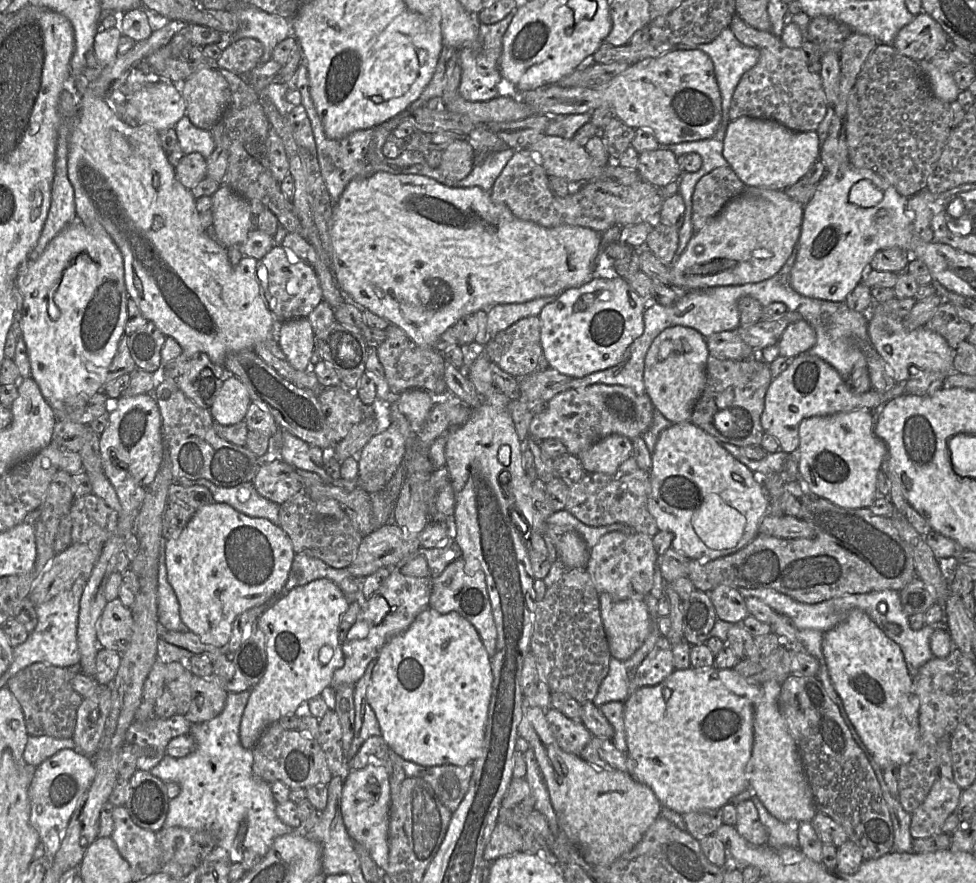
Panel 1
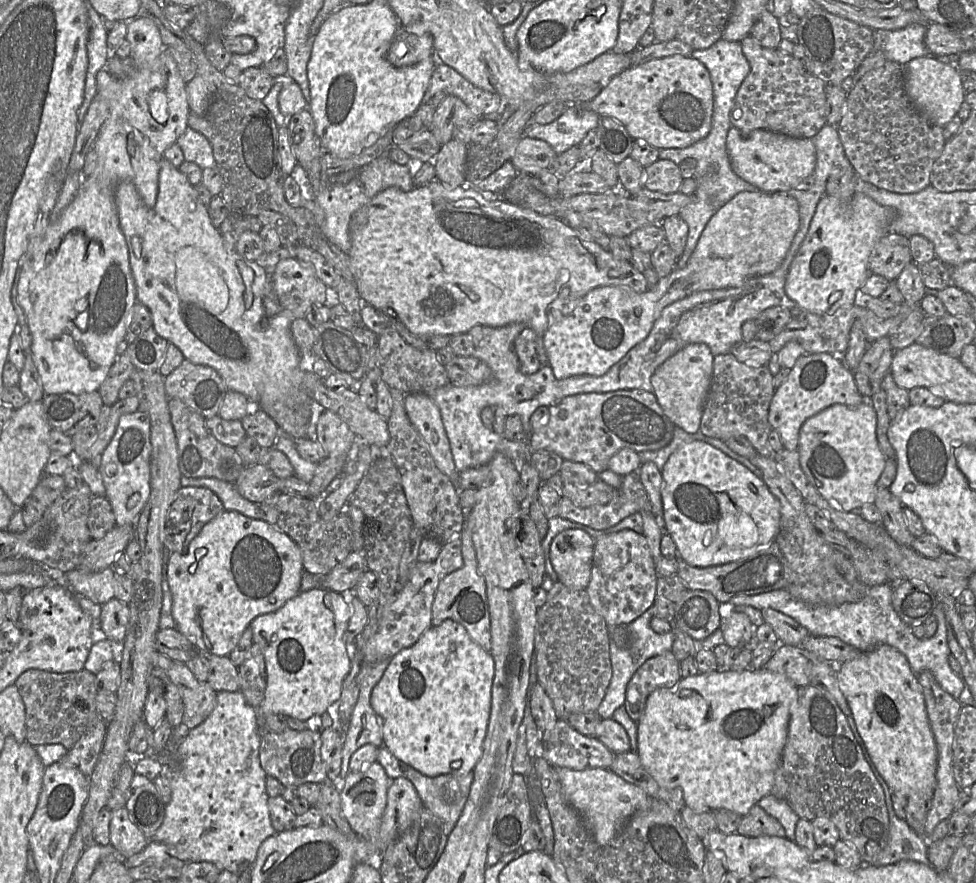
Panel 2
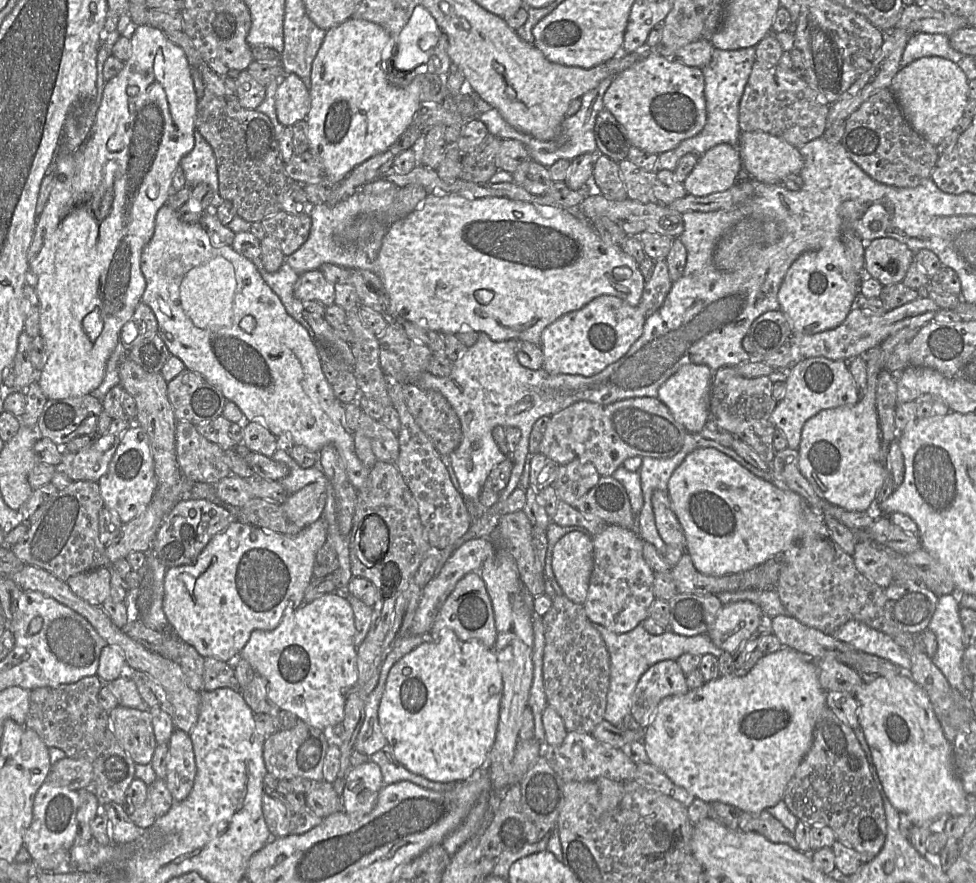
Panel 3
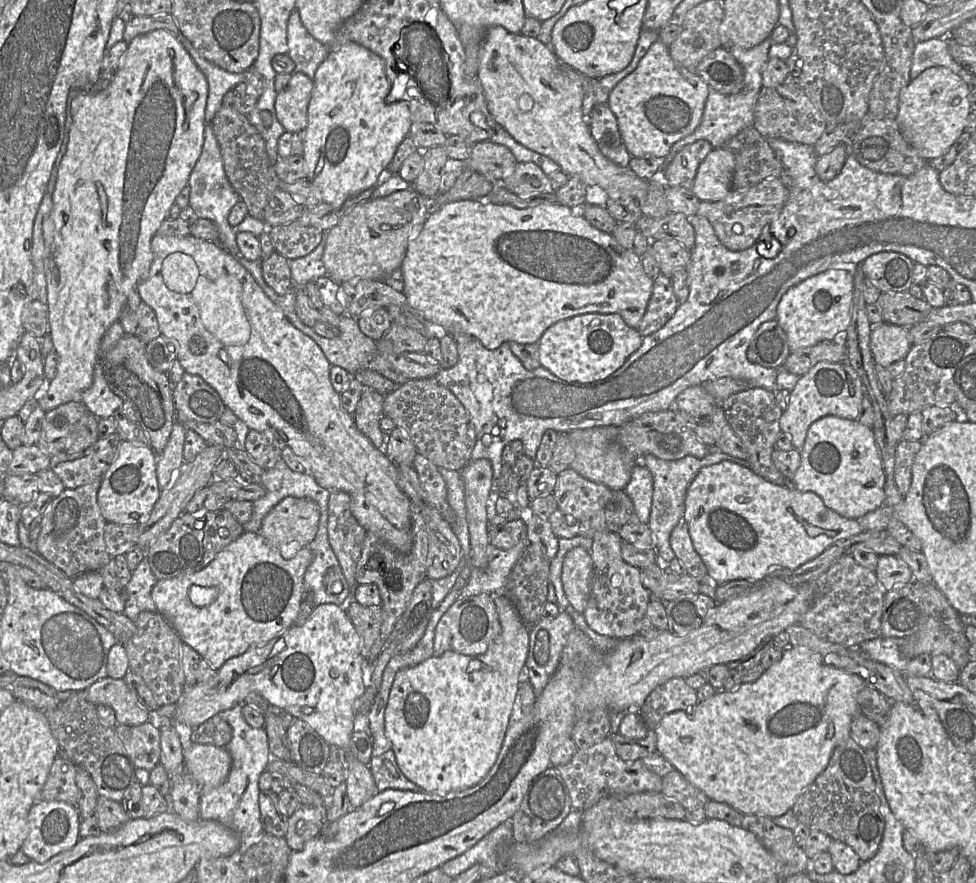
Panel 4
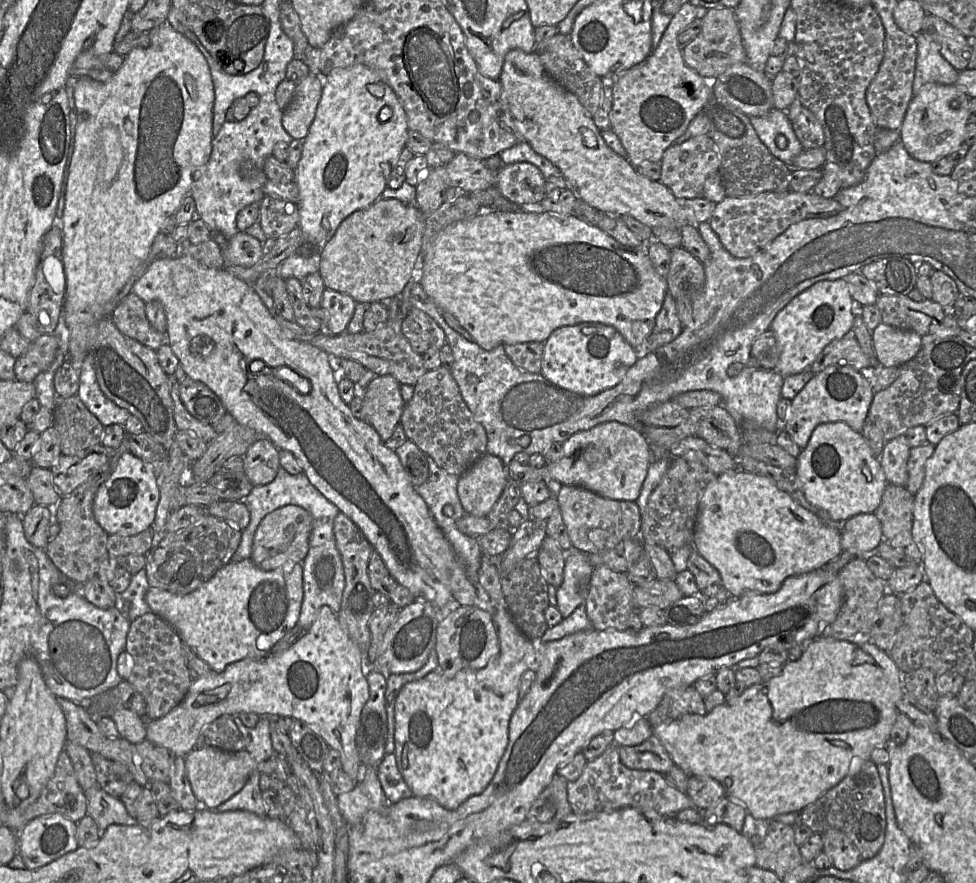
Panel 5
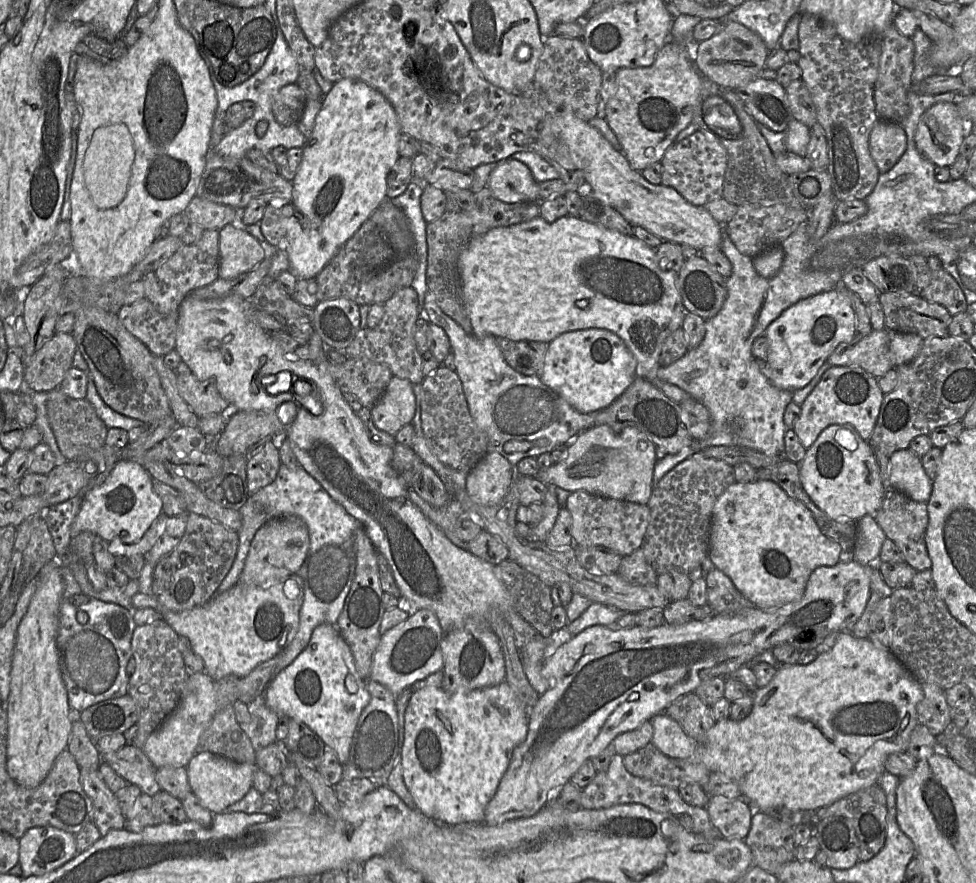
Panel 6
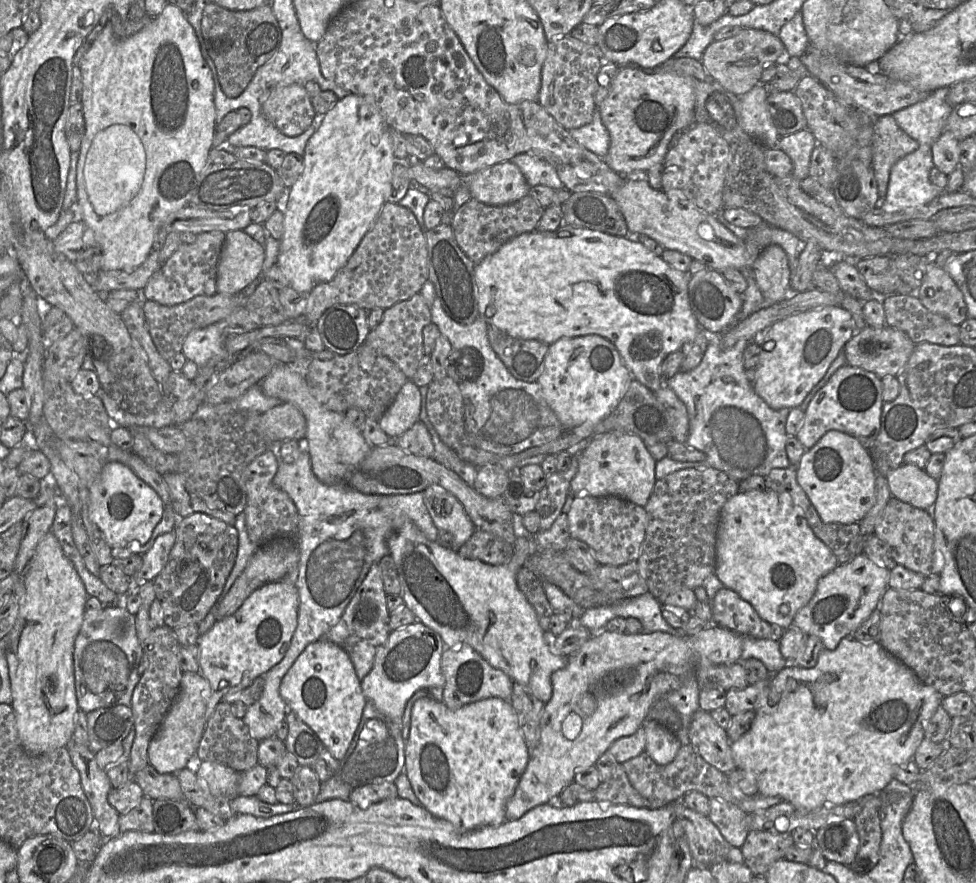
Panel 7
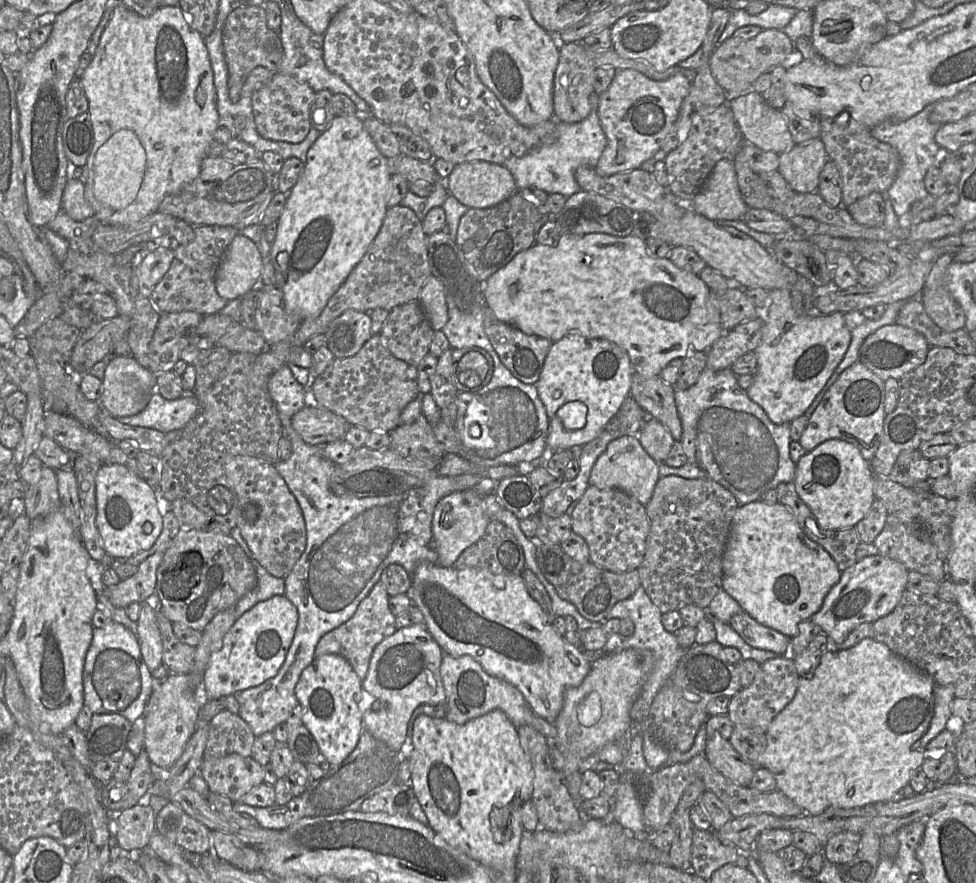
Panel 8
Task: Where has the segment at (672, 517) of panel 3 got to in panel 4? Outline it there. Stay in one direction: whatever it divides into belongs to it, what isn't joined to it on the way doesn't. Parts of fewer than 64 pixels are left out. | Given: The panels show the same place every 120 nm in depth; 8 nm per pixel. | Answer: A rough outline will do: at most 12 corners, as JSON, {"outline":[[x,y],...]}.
{"outline":[[684,520],[669,541],[687,574],[700,583],[712,580],[693,547]]}

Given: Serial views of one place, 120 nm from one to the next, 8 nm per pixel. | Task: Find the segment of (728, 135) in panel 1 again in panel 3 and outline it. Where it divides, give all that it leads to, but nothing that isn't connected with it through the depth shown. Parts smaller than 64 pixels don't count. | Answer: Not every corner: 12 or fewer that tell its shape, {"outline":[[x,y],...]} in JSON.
{"outline":[[741,132],[742,168],[763,184],[799,174],[797,147],[765,132]]}

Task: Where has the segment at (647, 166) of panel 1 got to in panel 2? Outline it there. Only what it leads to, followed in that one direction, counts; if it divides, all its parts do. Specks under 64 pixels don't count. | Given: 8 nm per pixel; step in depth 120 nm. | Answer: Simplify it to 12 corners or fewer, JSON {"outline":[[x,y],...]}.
{"outline":[[658,159],[644,169],[643,186],[673,194],[683,178],[677,164]]}

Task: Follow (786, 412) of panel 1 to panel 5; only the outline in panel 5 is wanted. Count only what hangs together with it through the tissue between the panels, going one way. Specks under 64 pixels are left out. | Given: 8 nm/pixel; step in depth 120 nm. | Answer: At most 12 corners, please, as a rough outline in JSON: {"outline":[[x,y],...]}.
{"outline":[[830,365],[791,401],[784,430],[802,450],[822,423],[861,433],[869,380]]}

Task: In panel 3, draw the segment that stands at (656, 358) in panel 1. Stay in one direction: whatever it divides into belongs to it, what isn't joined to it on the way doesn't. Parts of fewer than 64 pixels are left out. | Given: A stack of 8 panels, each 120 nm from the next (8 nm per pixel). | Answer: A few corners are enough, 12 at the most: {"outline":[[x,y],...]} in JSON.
{"outline":[[686,364],[657,398],[689,433],[709,420],[714,372]]}

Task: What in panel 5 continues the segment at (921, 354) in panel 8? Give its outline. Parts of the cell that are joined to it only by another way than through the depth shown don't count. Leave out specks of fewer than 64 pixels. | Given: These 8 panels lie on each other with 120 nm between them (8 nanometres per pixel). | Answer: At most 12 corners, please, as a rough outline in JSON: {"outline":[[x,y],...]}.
{"outline":[[852,329],[830,342],[809,370],[871,367]]}

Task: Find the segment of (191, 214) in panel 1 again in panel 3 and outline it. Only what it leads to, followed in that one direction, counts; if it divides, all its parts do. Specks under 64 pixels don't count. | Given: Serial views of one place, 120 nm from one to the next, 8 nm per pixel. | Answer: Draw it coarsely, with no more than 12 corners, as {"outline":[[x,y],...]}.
{"outline":[[166,203],[141,301],[171,355],[354,488],[344,404],[252,260]]}

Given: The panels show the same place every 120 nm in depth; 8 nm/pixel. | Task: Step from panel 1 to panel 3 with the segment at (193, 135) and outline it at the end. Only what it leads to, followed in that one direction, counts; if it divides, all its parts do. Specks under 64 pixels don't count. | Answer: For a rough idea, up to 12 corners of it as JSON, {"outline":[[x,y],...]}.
{"outline":[[195,129],[195,146],[180,162],[187,184],[206,183],[219,194],[217,161],[211,145]]}

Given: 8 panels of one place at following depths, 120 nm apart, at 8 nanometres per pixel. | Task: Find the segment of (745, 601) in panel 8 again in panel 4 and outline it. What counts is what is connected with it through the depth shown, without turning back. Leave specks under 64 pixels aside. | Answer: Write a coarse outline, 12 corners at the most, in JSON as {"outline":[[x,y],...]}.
{"outline":[[727,460],[683,520],[718,585],[763,582],[863,531]]}

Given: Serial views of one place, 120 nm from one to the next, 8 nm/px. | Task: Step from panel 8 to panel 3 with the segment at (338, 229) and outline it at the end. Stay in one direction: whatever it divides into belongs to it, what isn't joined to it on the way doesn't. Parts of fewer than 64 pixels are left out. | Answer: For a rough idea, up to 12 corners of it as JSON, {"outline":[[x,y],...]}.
{"outline":[[350,18],[312,63],[310,151],[342,181],[420,108],[395,39]]}

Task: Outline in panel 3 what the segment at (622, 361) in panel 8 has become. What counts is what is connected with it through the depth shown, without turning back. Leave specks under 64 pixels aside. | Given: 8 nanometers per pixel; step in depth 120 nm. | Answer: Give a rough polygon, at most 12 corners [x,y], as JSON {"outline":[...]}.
{"outline":[[610,295],[548,325],[551,375],[590,377],[621,359],[646,314]]}

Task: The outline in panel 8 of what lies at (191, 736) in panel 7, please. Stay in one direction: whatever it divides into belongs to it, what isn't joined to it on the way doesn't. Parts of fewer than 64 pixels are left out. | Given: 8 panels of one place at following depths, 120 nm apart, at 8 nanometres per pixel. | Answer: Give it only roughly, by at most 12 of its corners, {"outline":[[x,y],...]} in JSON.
{"outline":[[192,675],[156,684],[143,714],[144,749],[170,769],[197,729]]}

